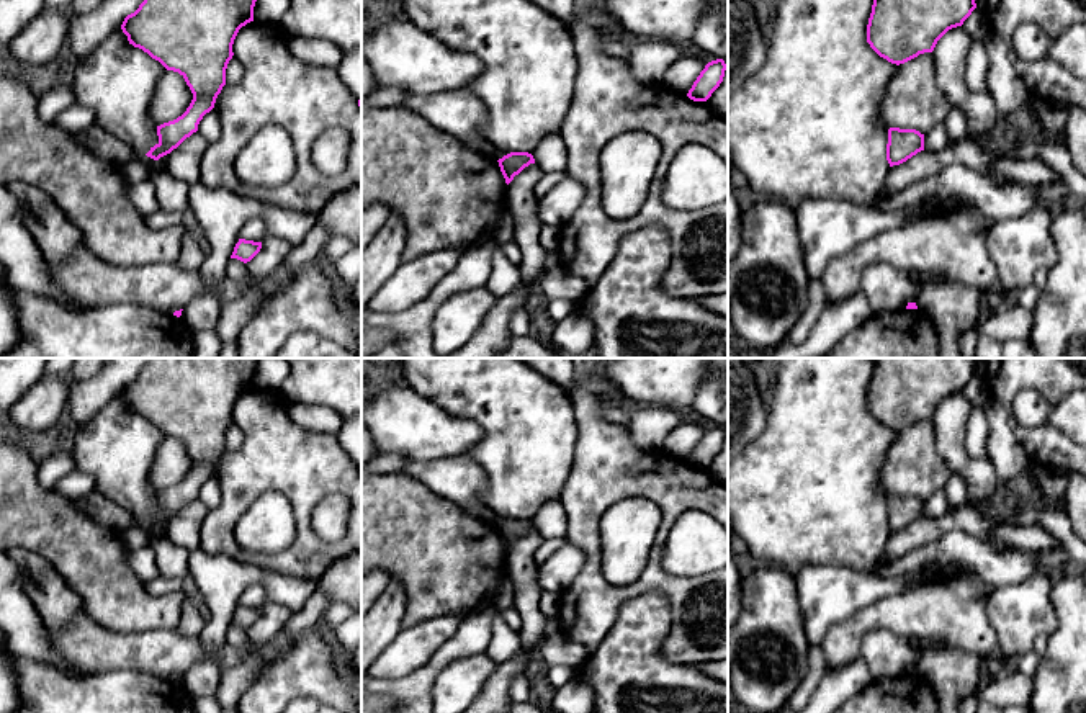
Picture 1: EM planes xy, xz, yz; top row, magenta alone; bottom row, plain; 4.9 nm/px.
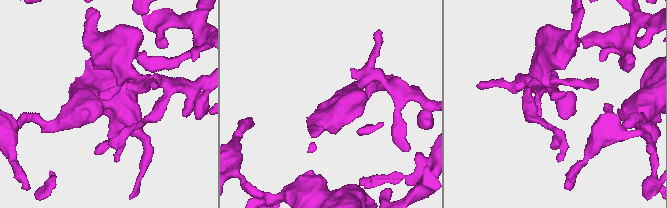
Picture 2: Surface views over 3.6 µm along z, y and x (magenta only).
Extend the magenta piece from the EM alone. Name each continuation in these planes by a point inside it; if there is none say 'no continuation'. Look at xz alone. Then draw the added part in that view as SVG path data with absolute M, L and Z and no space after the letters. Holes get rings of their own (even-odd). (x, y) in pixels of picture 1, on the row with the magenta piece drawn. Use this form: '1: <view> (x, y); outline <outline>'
no continuation

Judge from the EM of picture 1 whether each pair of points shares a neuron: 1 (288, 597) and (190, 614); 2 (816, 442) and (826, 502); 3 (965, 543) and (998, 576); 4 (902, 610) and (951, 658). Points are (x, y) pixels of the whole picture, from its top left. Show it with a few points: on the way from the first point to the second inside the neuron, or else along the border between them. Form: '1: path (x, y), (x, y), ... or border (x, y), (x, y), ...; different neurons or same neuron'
1: border (206, 620), (198, 635); different neurons
2: path (816, 457), (816, 488); same neuron
3: path (973, 551), (990, 568); same neuron
4: border (947, 645), (973, 653), (982, 661); different neurons

